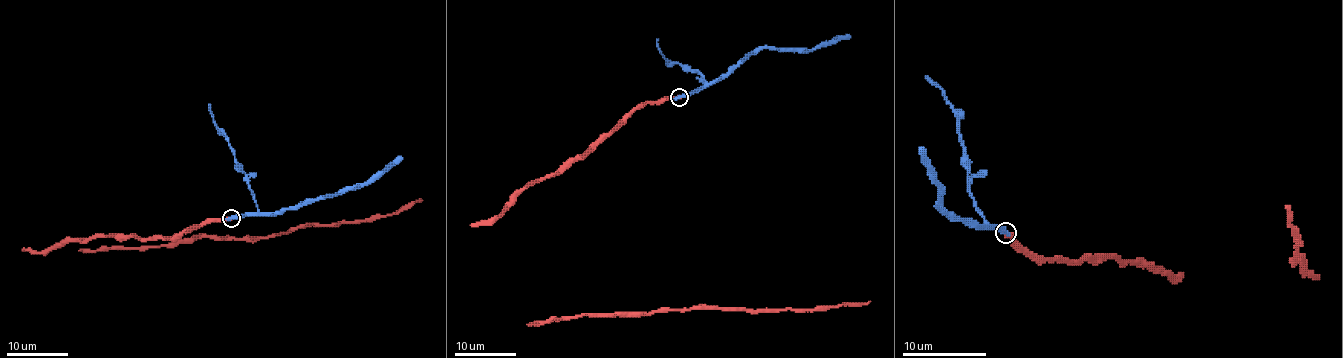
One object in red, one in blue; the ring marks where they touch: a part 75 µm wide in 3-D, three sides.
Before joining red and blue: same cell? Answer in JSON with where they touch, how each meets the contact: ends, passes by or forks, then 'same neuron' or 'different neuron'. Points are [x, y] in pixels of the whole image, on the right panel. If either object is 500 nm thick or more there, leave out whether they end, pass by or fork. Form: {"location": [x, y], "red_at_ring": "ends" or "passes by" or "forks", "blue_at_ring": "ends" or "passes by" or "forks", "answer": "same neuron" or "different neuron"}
{"location": [1005, 232], "answer": "same neuron"}

